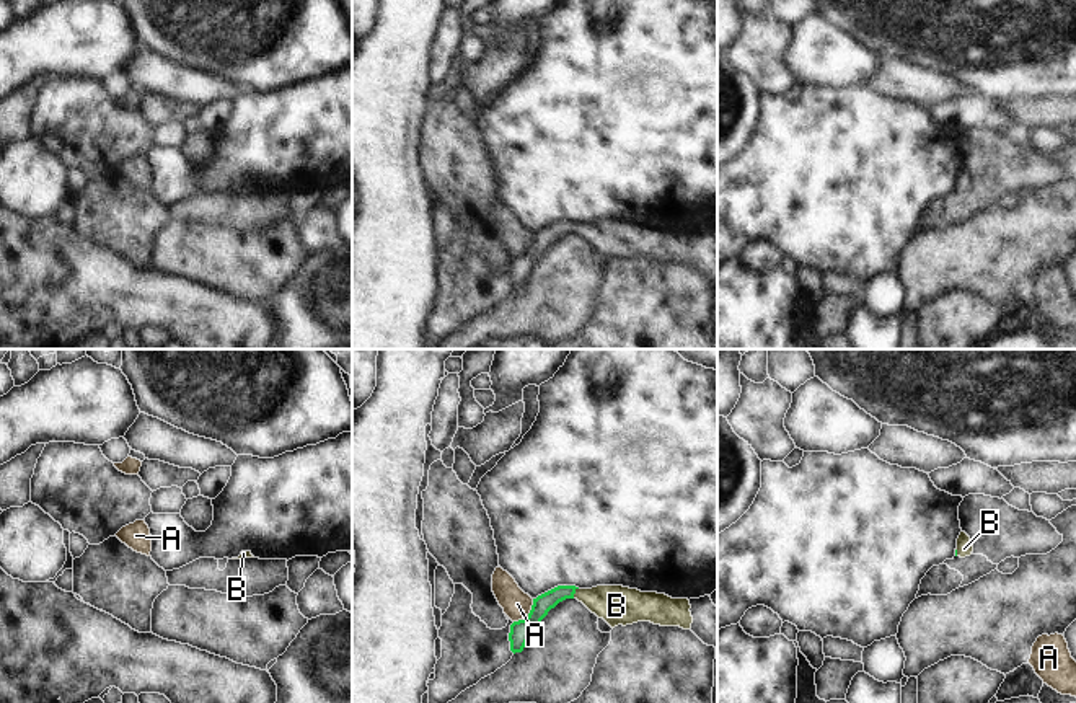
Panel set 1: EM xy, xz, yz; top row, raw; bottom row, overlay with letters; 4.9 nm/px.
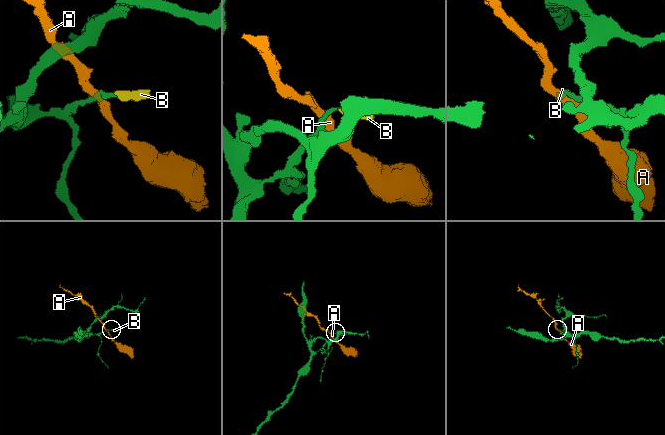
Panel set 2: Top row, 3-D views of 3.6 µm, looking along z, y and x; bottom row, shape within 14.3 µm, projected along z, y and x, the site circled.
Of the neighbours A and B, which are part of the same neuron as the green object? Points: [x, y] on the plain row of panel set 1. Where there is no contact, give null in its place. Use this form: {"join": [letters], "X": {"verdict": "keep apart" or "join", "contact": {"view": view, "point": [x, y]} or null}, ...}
{"join": ["B"], "A": {"verdict": "keep apart", "contact": {"view": "xz", "point": [529, 248]}}, "B": {"verdict": "join", "contact": {"view": "xz", "point": [574, 227]}}}

